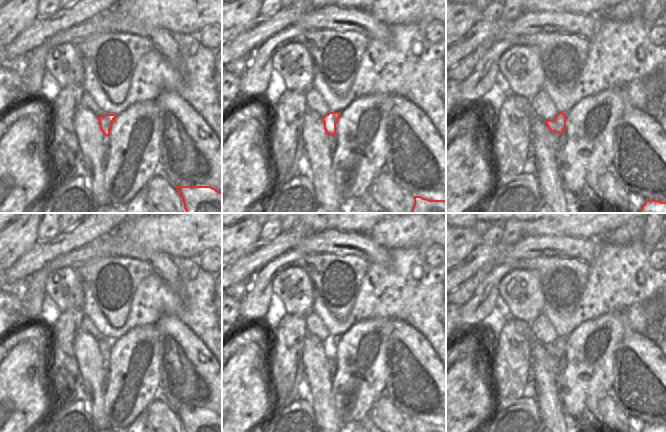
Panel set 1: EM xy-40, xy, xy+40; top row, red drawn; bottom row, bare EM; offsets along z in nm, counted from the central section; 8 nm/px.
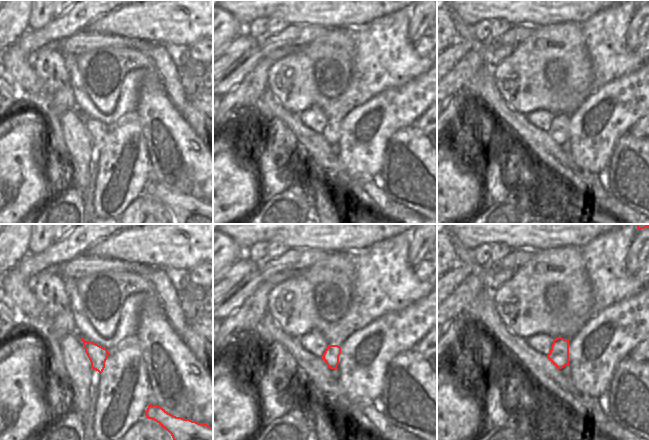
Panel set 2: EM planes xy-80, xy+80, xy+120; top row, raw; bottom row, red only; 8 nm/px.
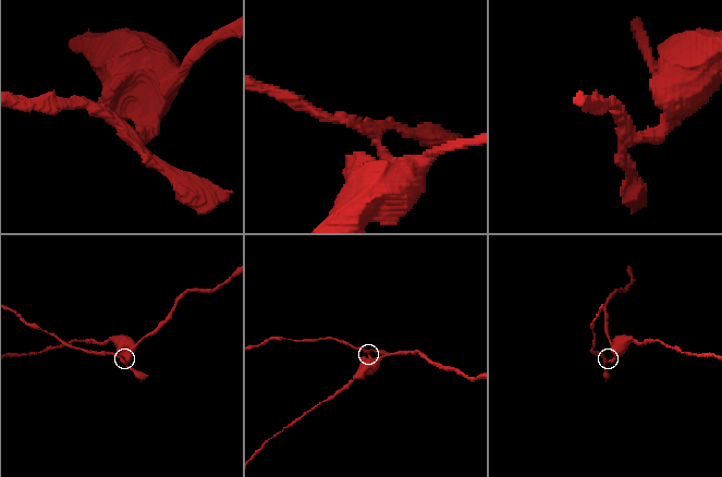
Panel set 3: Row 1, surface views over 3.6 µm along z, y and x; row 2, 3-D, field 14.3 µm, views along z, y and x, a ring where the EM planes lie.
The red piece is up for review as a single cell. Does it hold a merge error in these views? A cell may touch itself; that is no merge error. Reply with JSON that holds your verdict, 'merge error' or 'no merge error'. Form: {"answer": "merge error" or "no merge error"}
{"answer": "merge error"}

